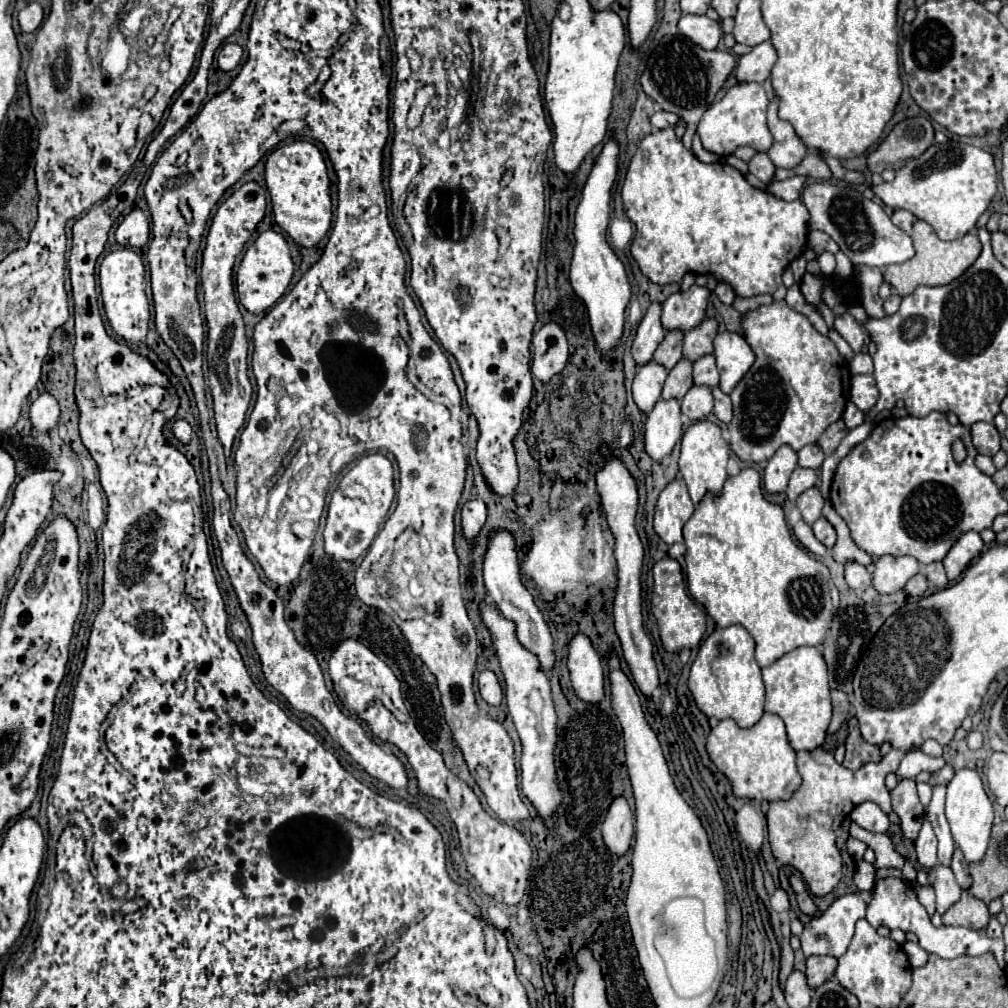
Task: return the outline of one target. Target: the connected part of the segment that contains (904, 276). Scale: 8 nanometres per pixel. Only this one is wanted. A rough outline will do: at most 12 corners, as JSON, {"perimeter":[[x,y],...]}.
{"perimeter":[[914,222],[916,256],[884,268],[898,296],[920,284],[950,284],[980,256],[970,232],[944,242],[934,228]]}

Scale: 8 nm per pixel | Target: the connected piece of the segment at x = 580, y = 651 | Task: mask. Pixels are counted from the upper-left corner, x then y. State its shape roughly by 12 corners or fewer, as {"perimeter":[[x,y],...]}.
{"perimeter":[[582,632],[568,644],[574,692],[584,702],[604,698],[600,658]]}

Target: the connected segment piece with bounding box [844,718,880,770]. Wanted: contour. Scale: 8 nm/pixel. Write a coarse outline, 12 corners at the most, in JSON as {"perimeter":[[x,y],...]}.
{"perimeter":[[858,720],[848,722],[844,766],[858,770],[878,762],[878,746],[868,744]]}

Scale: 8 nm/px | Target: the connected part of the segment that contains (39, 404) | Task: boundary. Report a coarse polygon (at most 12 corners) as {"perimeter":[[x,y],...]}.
{"perimeter":[[42,392],[30,406],[36,430],[52,430],[60,416],[58,400]]}

